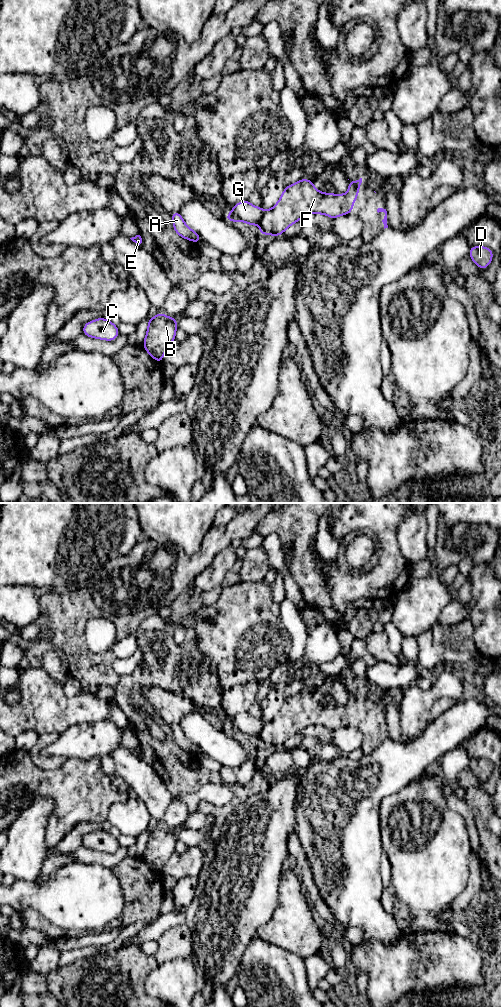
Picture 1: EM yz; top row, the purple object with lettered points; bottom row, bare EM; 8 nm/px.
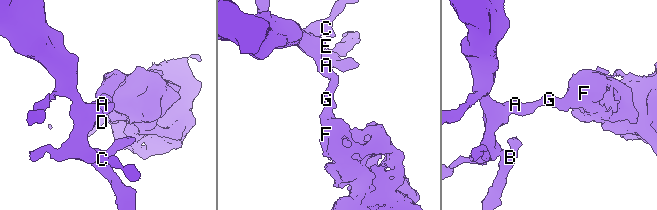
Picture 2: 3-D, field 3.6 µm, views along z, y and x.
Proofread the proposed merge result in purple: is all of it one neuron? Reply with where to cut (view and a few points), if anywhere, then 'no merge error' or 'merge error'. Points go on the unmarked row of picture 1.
cut yz (264, 723), (259, 734); merge error

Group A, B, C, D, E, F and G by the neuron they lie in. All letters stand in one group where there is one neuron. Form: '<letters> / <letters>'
A B C E G / D F

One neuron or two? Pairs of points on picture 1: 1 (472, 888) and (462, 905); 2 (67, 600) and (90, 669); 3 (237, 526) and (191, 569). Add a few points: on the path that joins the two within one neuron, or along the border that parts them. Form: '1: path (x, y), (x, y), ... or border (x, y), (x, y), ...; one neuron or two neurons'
1: path (469, 892), (462, 901); one neuron
2: path (67, 617), (67, 637), (75, 652); one neuron
3: path (226, 535), (202, 558); one neuron

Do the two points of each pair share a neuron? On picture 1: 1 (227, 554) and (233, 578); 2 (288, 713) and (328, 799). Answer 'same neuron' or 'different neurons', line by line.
1: different neurons
2: different neurons

